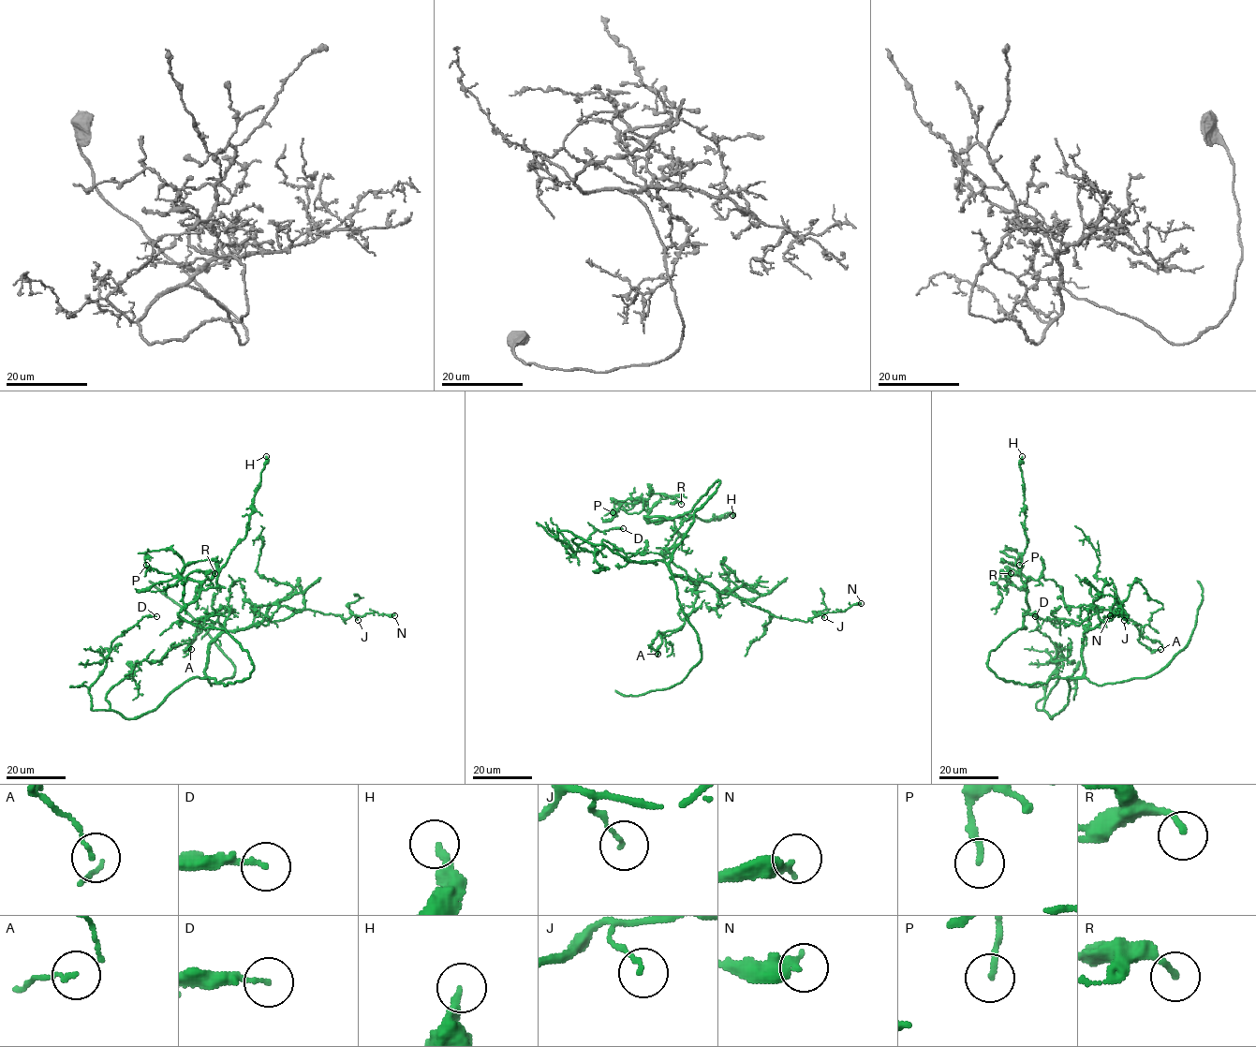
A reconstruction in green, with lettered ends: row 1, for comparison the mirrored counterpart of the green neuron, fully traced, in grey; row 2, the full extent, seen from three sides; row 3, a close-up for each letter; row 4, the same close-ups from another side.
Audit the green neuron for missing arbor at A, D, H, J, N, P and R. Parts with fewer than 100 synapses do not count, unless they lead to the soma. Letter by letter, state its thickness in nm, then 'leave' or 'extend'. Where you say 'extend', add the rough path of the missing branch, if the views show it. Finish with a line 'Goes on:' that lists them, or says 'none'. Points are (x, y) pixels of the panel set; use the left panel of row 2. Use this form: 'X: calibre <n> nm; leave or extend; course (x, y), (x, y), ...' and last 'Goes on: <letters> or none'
A: calibre 90 nm; leave
D: calibre 140 nm; leave
H: calibre 220 nm; leave
J: calibre 110 nm; leave
N: calibre 400 nm; leave
P: calibre 180 nm; leave
R: calibre 180 nm; leave
Goes on: none

